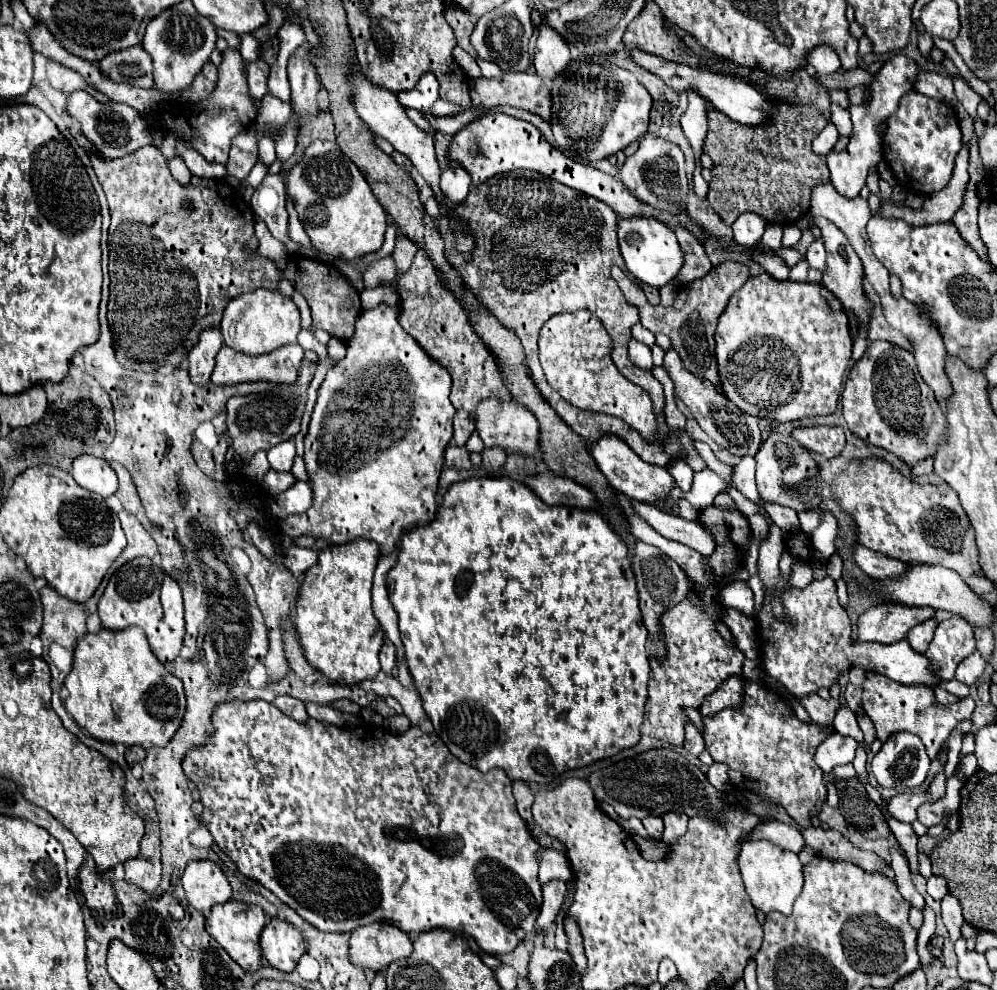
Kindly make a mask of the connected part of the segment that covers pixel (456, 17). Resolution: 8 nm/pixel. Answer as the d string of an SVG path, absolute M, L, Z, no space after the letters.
M445 10L445 16L447 16L447 22L451 24L453 32L455 32L455 38L457 38L457 44L463 48L463 50L473 50L471 42L469 42L469 36L473 32L473 22L469 20L471 16L469 14L463 14L459 10Z

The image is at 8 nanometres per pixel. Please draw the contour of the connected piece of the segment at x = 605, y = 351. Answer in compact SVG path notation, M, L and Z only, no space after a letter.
M563 312L551 316L539 332L539 360L545 376L569 404L581 410L593 410L623 418L641 436L651 440L655 436L655 410L651 398L643 388L629 382L611 360L611 338L607 336L601 320L587 312Z

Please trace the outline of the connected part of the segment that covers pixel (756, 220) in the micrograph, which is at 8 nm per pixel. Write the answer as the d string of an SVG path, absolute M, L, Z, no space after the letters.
M745 212L741 214L735 222L733 222L733 234L735 234L735 242L743 248L753 248L759 244L763 230L765 230L765 220L763 216L755 214L755 212Z

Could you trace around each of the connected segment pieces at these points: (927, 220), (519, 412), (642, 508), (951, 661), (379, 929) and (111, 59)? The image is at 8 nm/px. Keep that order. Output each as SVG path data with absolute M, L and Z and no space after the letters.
M963 144L957 154L957 160L955 160L953 176L943 190L929 194L921 208L909 208L905 204L883 202L877 216L901 218L911 226L949 222L955 216L955 212L963 206L963 196L965 196L967 182L969 182L967 168L969 168L969 148Z
M485 398L479 402L477 412L475 412L475 430L485 442L485 446L501 446L507 452L521 452L527 456L537 456L539 452L539 422L537 418L519 402L515 400L499 400L499 398Z
M633 502L633 506L635 506L635 512L641 514L661 536L675 540L675 542L681 542L685 546L691 546L703 558L711 556L715 552L717 542L715 542L713 534L709 530L705 530L701 524L683 520L679 516L665 514L657 508L647 508L647 504L635 504Z
M951 616L937 626L935 638L925 654L941 670L941 676L945 680L953 680L959 662L973 650L975 638L971 636L969 622L961 616Z
M375 922L357 928L351 934L351 960L375 972L387 970L391 962L407 958L411 952L413 944L409 934L391 924Z
M143 46L111 52L111 56L105 56L99 64L105 76L111 76L111 80L153 88L153 60L143 50Z

